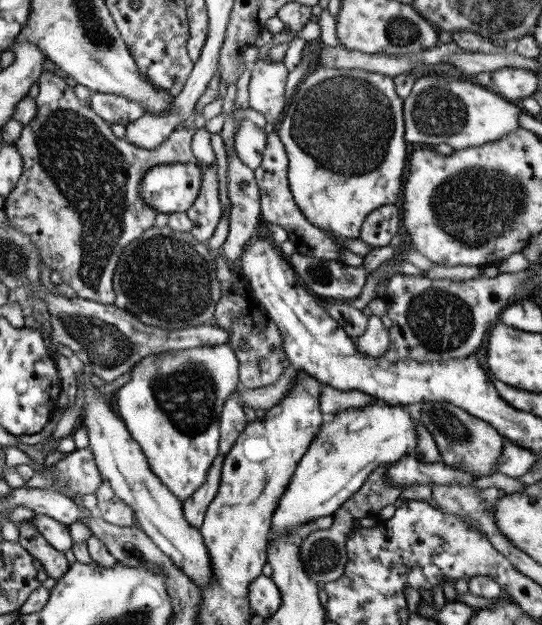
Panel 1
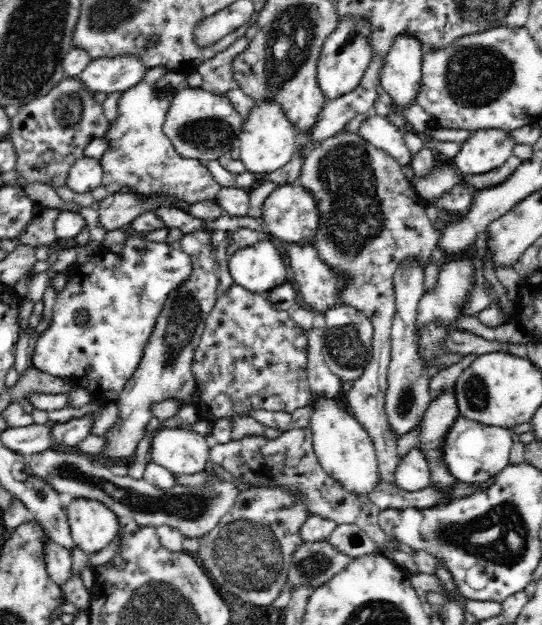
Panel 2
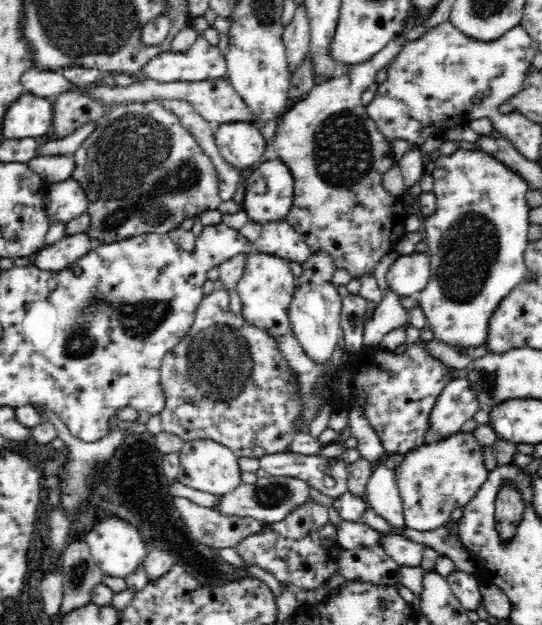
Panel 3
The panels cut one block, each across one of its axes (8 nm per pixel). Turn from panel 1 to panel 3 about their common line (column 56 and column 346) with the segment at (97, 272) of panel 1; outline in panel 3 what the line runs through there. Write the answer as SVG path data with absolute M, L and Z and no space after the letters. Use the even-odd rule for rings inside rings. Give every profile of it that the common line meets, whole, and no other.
M403 31L370 60L352 66L346 75L315 84L306 97L283 114L273 136L276 154L294 177L293 204L285 220L301 234L311 254L325 250L333 258L335 268L346 270L354 280L360 276L372 276L378 262L406 233L404 222L409 215L404 200L400 195L391 195L382 185L384 174L396 161L391 142L366 113L360 96L375 82L376 72L390 64L407 44Z

